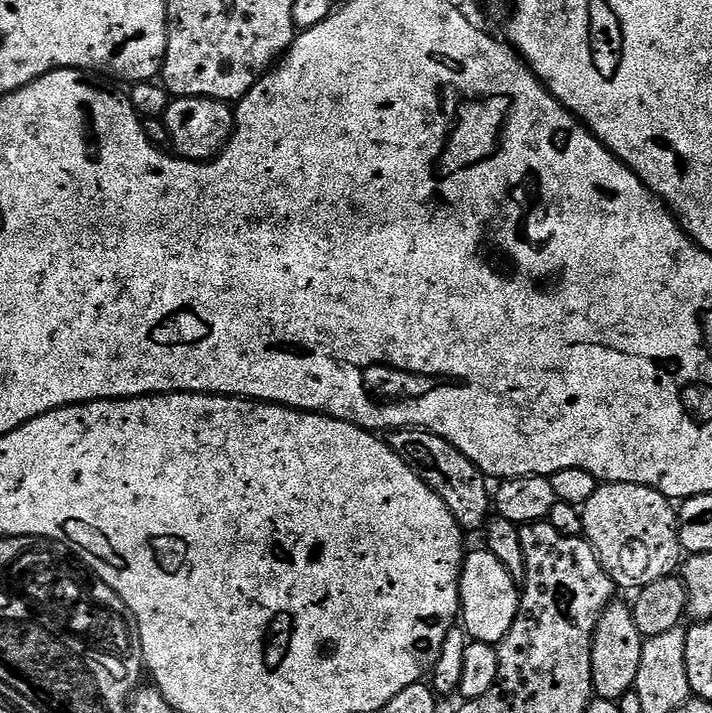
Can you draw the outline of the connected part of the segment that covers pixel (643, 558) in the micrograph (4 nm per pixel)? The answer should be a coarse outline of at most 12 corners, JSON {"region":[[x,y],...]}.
{"region":[[601,483],[584,539],[617,589],[681,567],[673,501]]}

